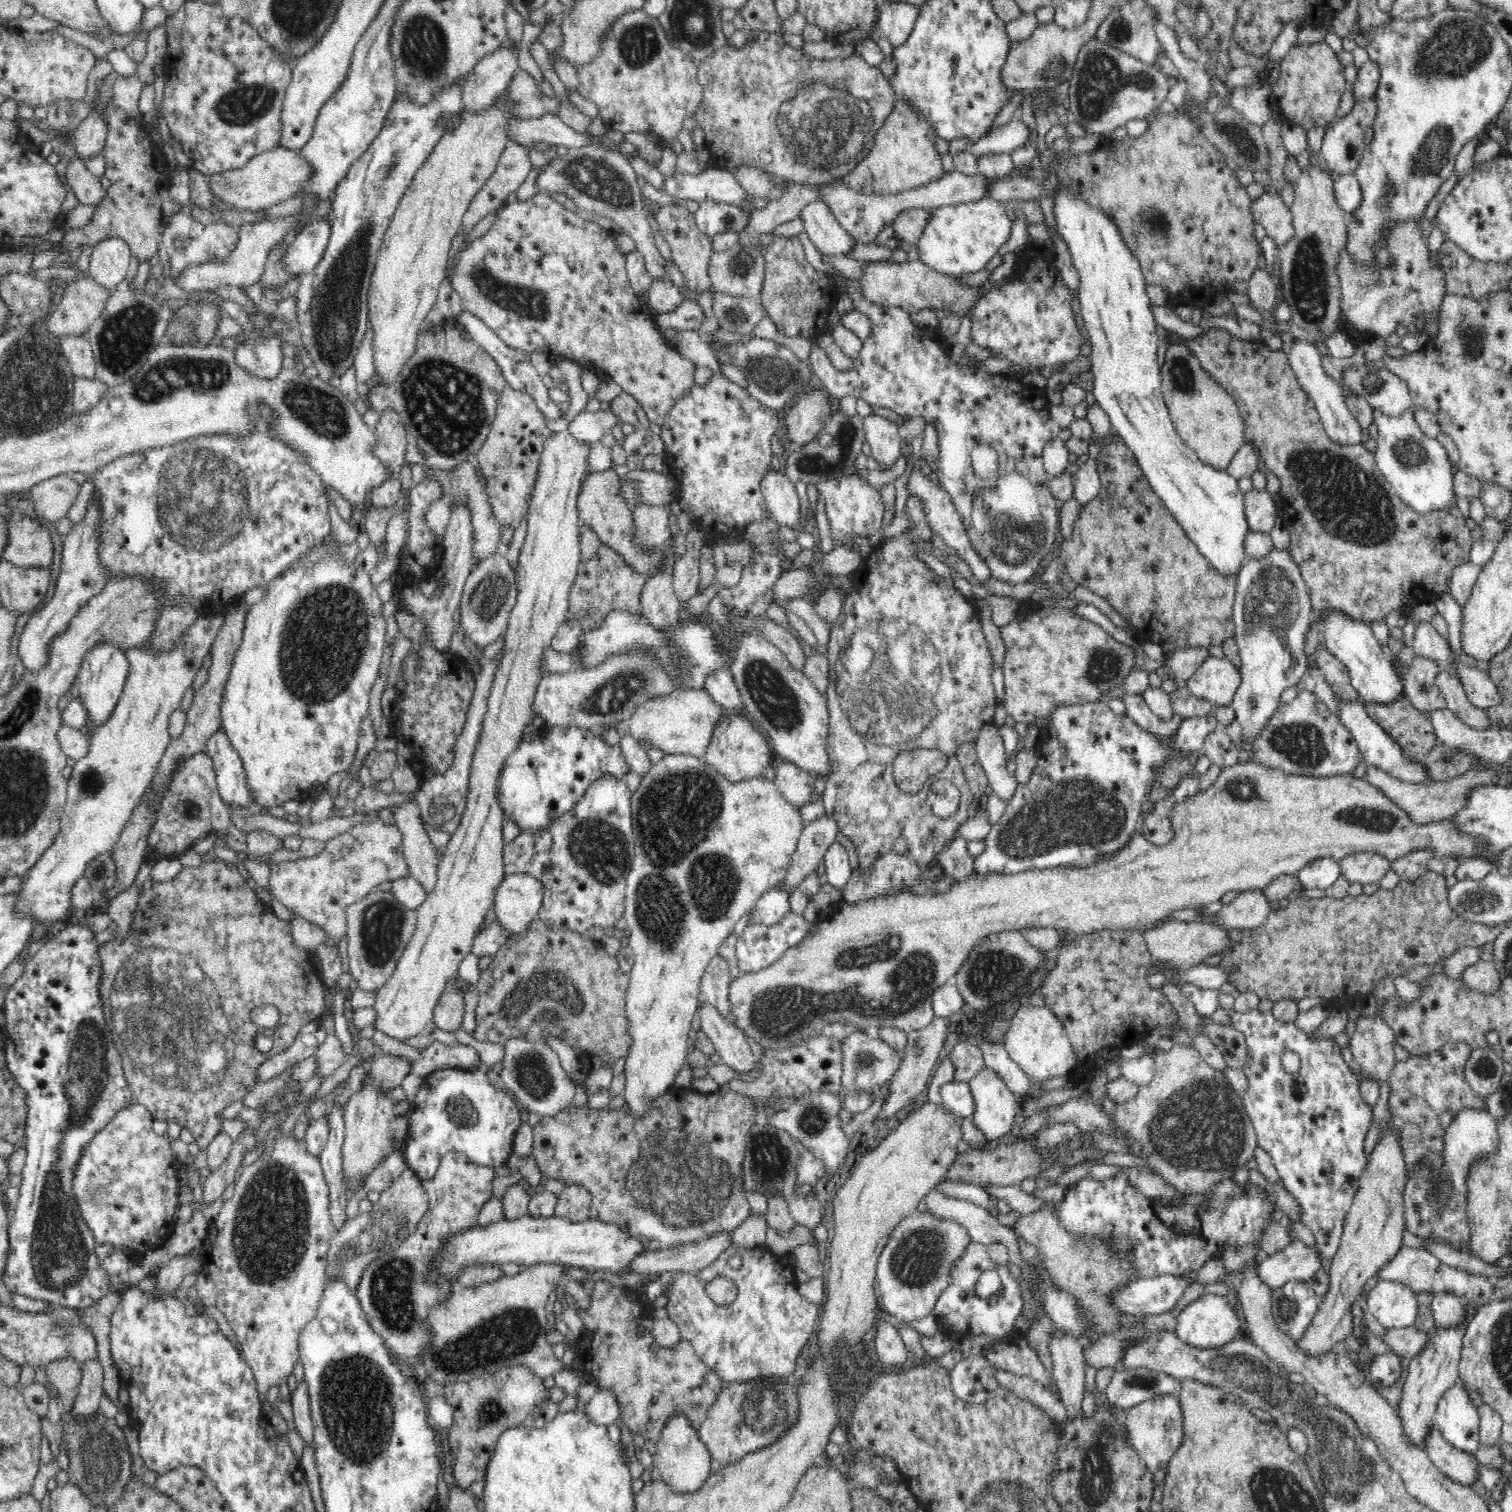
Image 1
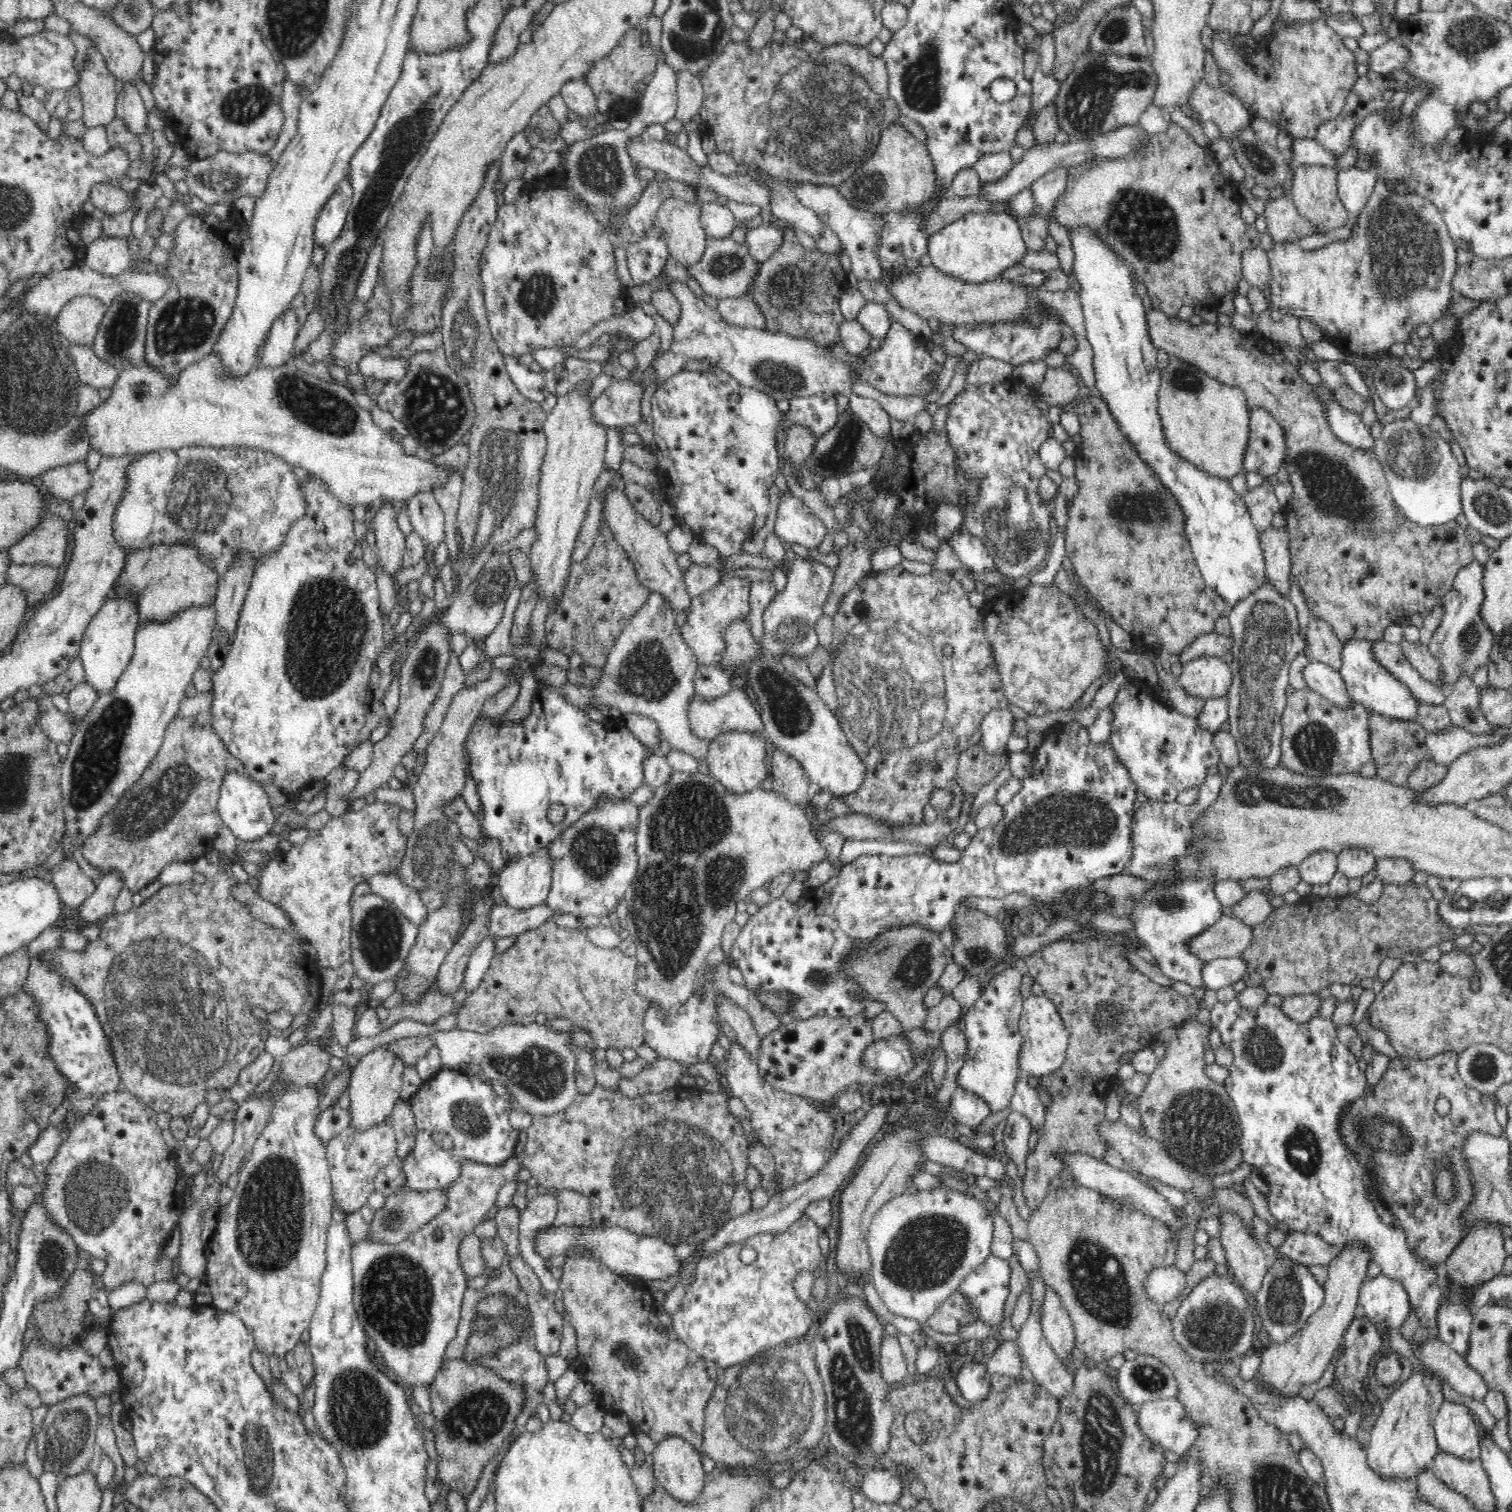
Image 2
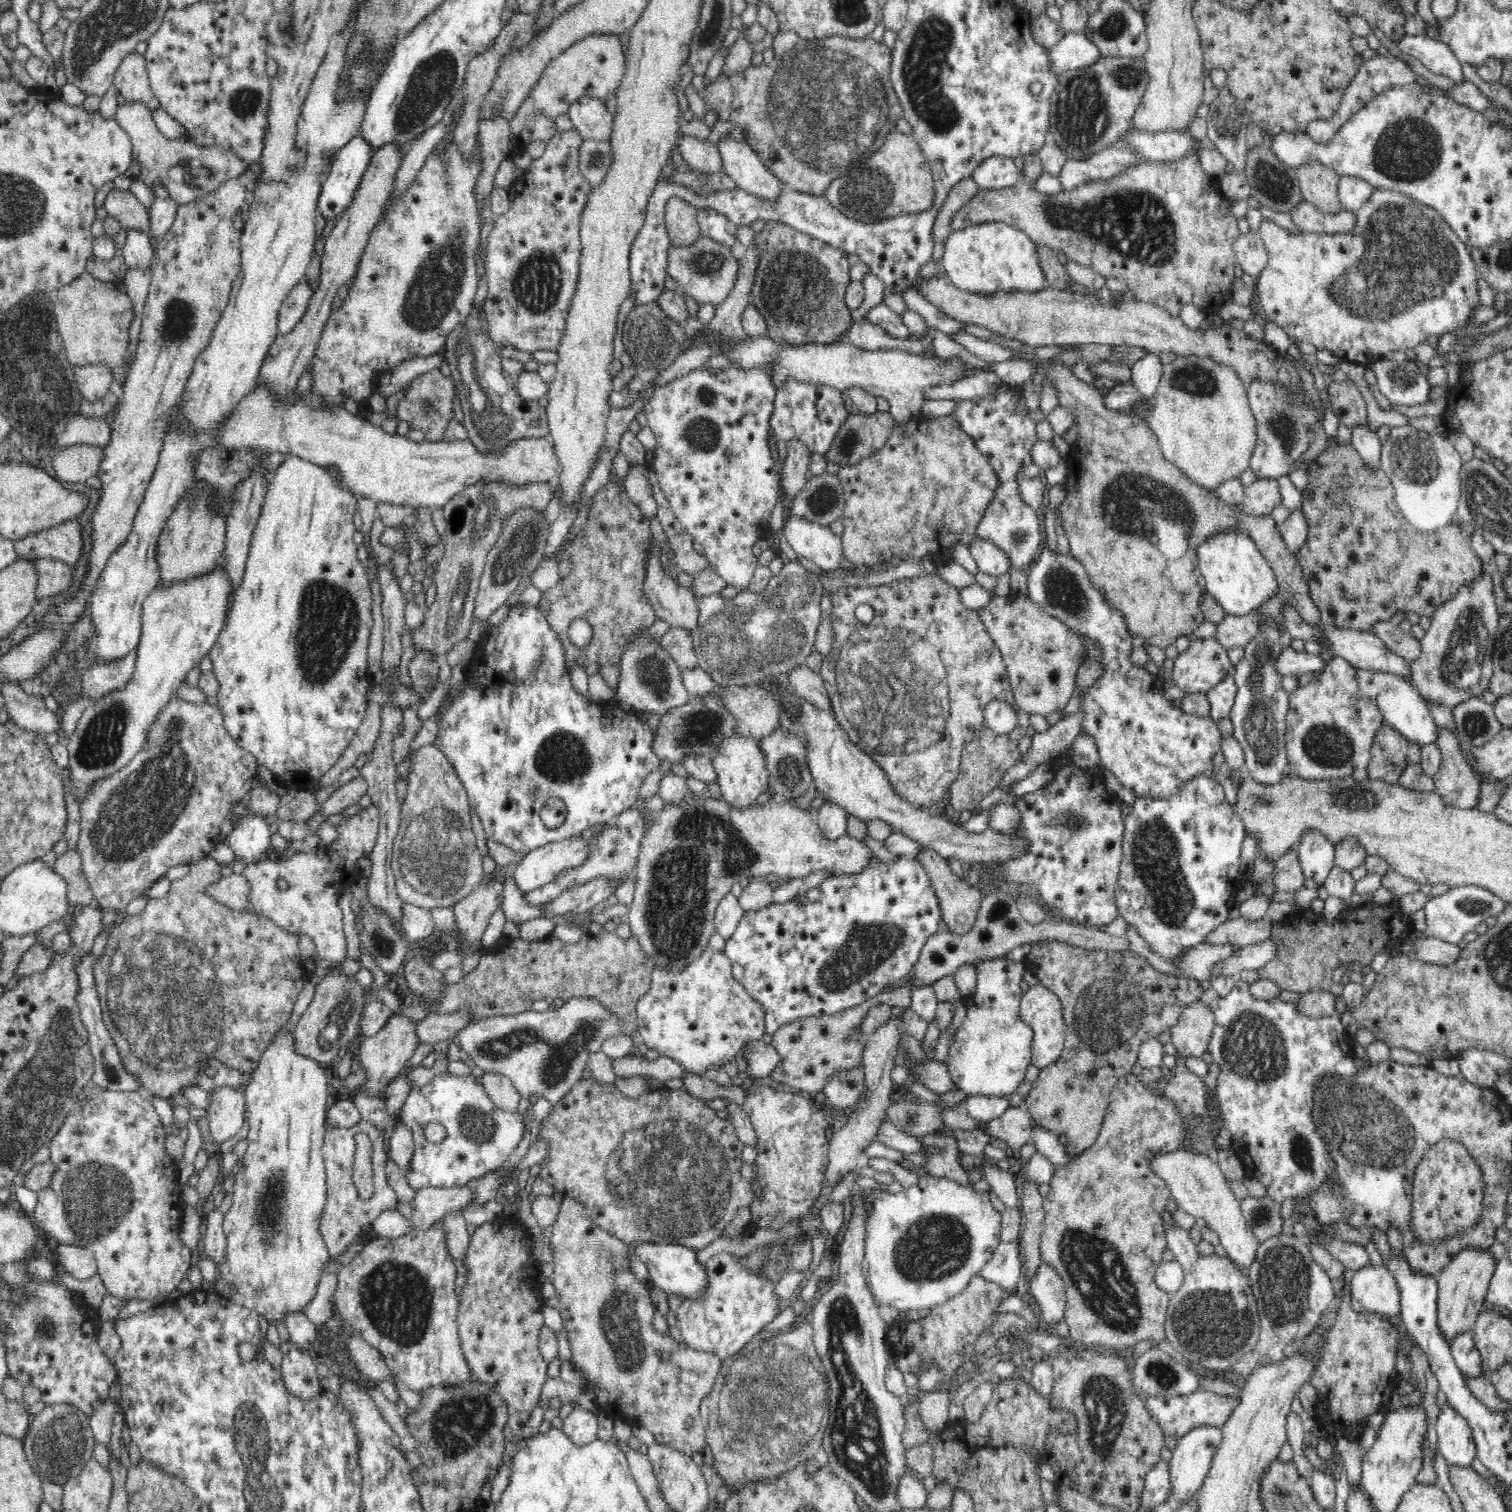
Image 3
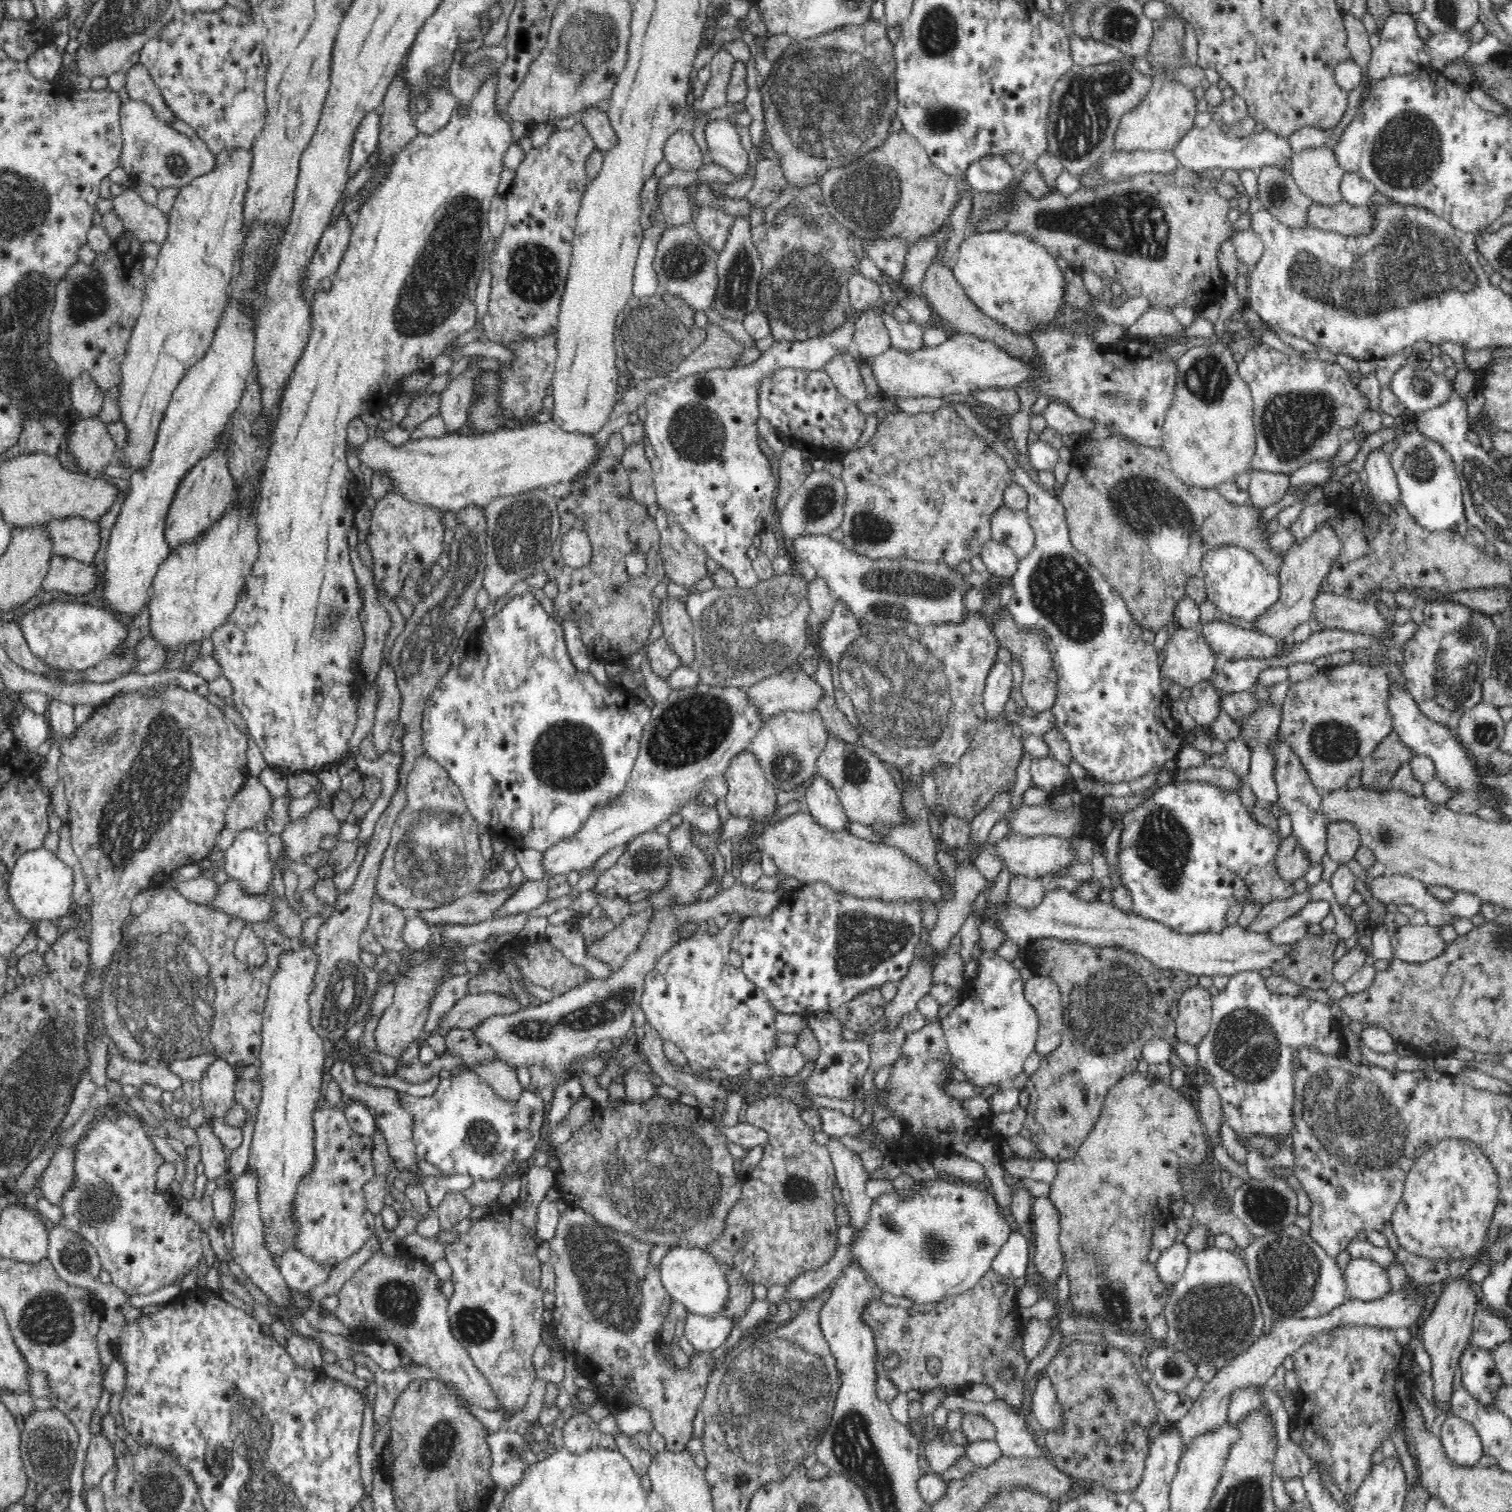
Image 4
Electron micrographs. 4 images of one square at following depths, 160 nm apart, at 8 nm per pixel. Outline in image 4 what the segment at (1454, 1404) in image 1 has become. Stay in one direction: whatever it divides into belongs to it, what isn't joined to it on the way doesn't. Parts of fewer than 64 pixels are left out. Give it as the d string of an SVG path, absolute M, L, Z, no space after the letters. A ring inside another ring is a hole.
M1449 1414L1441 1428L1439 1438L1448 1459L1460 1467L1479 1465L1483 1445L1476 1430L1467 1420Z

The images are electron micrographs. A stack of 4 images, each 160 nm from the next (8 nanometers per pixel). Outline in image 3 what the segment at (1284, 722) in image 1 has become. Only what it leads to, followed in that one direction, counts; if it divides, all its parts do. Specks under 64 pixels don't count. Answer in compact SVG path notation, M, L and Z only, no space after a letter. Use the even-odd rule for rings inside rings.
M1332 656L1319 677L1289 694L1286 722L1285 749L1289 773L1309 781L1323 781L1350 776L1356 768L1369 765L1372 742L1383 718L1376 703L1360 693L1355 666L1342 657Z

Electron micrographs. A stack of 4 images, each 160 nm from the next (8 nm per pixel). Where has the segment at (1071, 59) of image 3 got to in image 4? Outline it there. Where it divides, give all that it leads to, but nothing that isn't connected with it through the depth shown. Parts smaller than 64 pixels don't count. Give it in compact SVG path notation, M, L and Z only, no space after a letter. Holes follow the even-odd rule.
M1069 34L1068 38L1073 65L1098 66L1098 64L1123 60L1123 52L1091 37L1082 39L1075 34Z

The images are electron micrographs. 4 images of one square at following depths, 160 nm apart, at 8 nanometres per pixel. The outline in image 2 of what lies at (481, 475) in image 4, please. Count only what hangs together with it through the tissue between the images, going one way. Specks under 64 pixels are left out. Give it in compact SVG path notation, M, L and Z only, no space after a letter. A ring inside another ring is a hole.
M211 352L178 376L165 376L145 362L124 368L109 387L108 398L98 408L79 416L78 428L68 434L68 441L86 439L90 450L96 450L101 458L139 456L158 449L176 450L190 446L253 448L270 452L316 474L329 487L329 492L351 509L358 504L369 507L376 500L409 501L418 492L429 492L447 484L451 472L446 467L440 467L430 459L424 461L416 455L404 454L402 445L392 441L391 435L374 424L370 411L360 407L353 393L341 383L325 381L298 369L292 362L272 368L256 366L240 377L229 376L221 368L221 357Z

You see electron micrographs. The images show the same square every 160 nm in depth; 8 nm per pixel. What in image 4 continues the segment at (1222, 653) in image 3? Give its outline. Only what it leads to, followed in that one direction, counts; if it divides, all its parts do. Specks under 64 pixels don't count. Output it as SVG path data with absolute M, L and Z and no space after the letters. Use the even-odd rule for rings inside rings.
M1178 628L1165 645L1166 659L1161 676L1191 690L1201 682L1212 680L1216 667L1223 662L1201 634L1200 628Z

